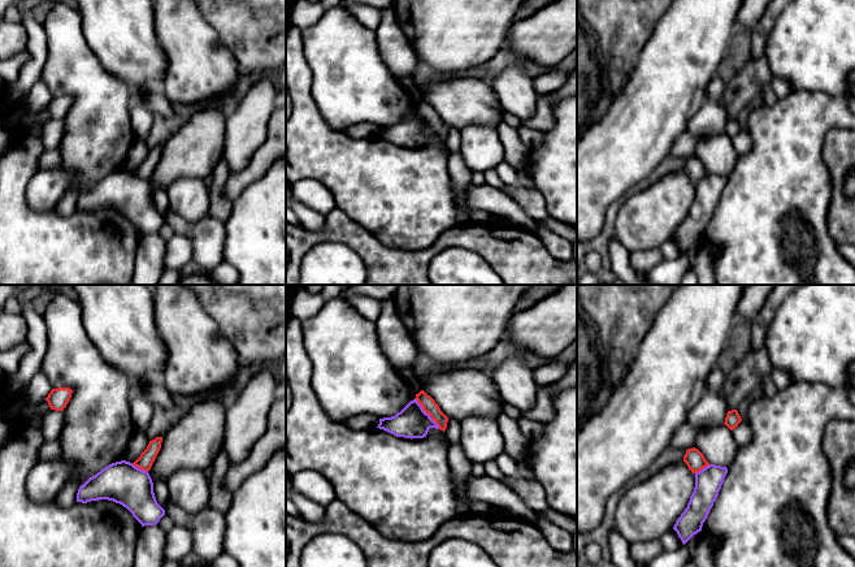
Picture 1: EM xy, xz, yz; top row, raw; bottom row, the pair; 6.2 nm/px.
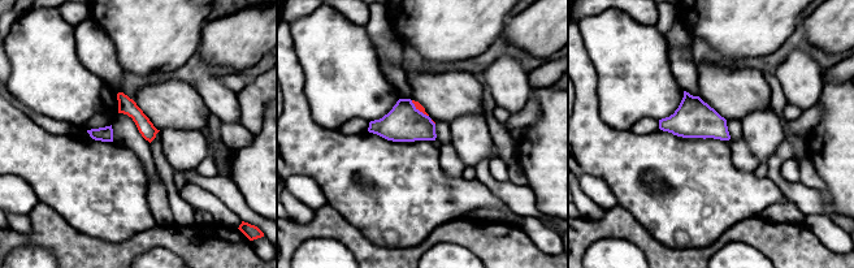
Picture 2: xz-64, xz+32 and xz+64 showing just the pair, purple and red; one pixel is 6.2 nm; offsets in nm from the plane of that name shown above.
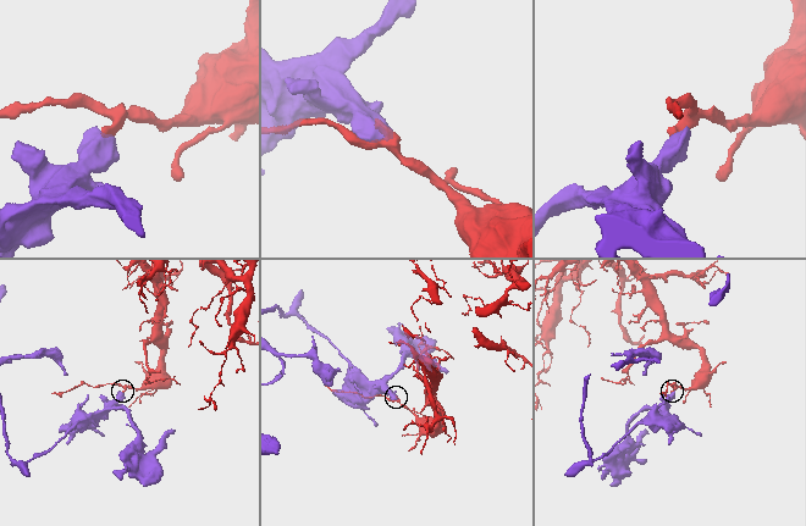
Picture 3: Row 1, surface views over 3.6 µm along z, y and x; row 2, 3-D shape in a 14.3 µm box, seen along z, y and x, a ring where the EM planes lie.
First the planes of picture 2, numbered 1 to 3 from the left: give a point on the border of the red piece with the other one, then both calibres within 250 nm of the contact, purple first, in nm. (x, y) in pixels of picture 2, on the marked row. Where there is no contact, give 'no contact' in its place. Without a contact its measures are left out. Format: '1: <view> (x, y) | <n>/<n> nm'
1: no contact
2: xz+32 (417, 109) | 220/40 nm
3: no contact

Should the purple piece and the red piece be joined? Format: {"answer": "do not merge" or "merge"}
{"answer": "do not merge"}

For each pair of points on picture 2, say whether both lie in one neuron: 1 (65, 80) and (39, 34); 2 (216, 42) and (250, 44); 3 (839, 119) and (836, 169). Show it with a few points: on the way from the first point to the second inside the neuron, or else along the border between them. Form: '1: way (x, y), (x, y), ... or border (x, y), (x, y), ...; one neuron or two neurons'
1: way (53, 68), (43, 57), (40, 46); one neuron
2: way (224, 42), (242, 42); one neuron
3: way (839, 132), (839, 156); one neuron

